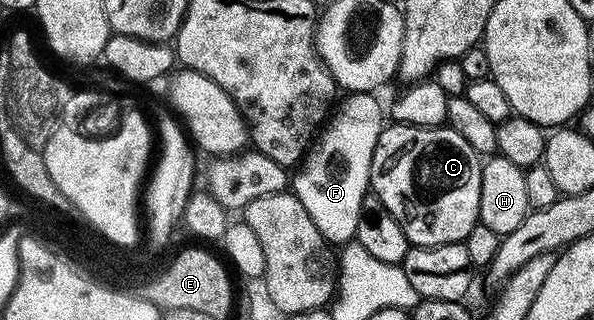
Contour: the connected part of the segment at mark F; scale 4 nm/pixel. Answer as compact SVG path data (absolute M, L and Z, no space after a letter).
M374 94L343 97L301 163L299 174L292 178L293 194L304 204L312 224L320 228L320 236L334 248L345 247L357 239L358 225L364 217L362 205L366 194L368 198L371 193L372 156L376 156L376 144L380 144L384 129L382 106L376 99Z

